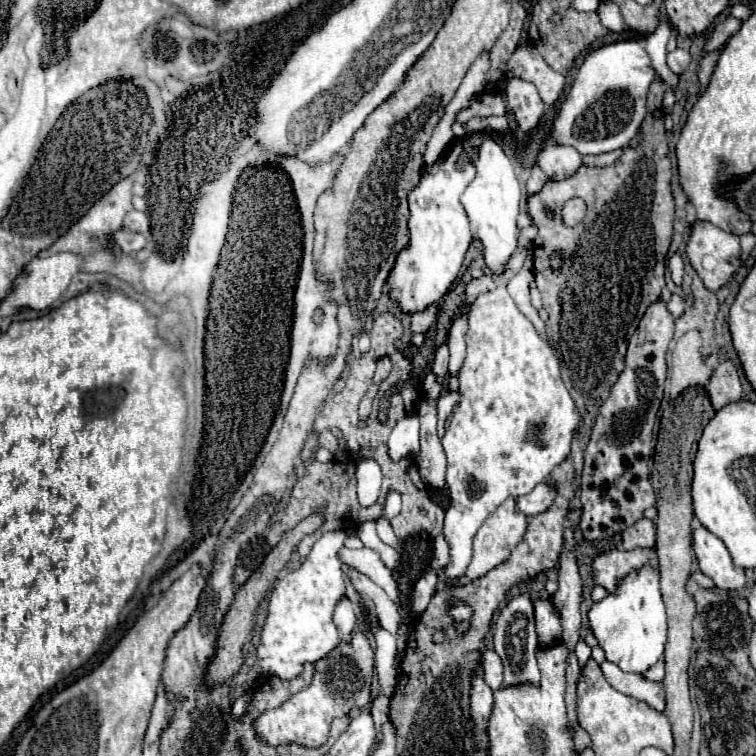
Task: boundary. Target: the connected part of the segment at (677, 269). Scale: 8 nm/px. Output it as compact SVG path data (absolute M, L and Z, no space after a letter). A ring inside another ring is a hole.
M673 254L669 258L669 272L671 272L671 278L677 286L681 286L681 280L683 280L683 260L679 254Z

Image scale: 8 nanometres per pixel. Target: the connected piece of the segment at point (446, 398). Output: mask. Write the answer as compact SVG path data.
M448 392L445 395L439 394L439 398L435 400L437 406L438 424L437 434L439 438L443 438L445 434L445 420L451 414L453 406L459 401L459 392Z

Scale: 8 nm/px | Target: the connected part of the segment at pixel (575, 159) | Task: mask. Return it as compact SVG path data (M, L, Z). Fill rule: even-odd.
M555 142L545 144L545 148L537 156L537 166L551 178L551 180L565 180L577 172L583 164L583 156L573 150L573 146L561 146Z

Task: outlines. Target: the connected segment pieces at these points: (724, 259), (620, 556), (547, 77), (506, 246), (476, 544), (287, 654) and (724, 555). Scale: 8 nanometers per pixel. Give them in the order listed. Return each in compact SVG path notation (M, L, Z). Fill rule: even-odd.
M695 222L693 232L689 236L687 242L687 256L691 260L691 266L697 270L697 274L701 276L703 284L711 290L717 292L721 286L725 286L727 282L731 282L737 274L737 270L741 268L741 244L739 244L739 236L725 232L709 222Z
M613 548L609 552L599 554L593 560L593 580L595 584L603 586L607 592L613 592L619 584L619 580L635 570L641 568L649 562L653 550L649 548L637 548L637 550L623 550L623 548Z
M517 48L513 52L507 68L509 68L507 70L509 78L517 76L517 78L523 78L523 80L535 84L541 100L549 106L559 98L559 94L563 90L563 84L565 84L563 74L551 70L535 48Z
M481 134L481 144L473 148L471 144L465 146L465 154L475 152L479 154L477 160L477 174L473 182L465 188L461 196L461 204L469 216L473 238L481 240L483 244L483 258L487 272L491 274L503 274L507 270L507 264L511 256L517 250L517 216L519 216L519 182L513 170L513 162L505 156L499 142L495 142L491 136Z
M507 498L479 528L479 532L473 538L473 558L465 570L465 584L469 584L471 580L487 574L491 568L495 568L497 564L505 562L511 554L511 550L521 542L523 534L527 528L527 516L515 512L515 500Z
M341 530L323 534L301 566L275 582L275 588L269 594L261 644L257 648L259 664L265 674L291 680L303 672L303 664L323 658L339 644L339 630L333 622L333 612L339 600L347 596L341 560L337 556L339 548L343 548L345 536L347 534Z
M699 526L693 532L693 550L699 560L699 568L703 574L707 574L717 588L723 590L741 590L747 586L745 572L737 572L727 546L711 534L707 528Z

